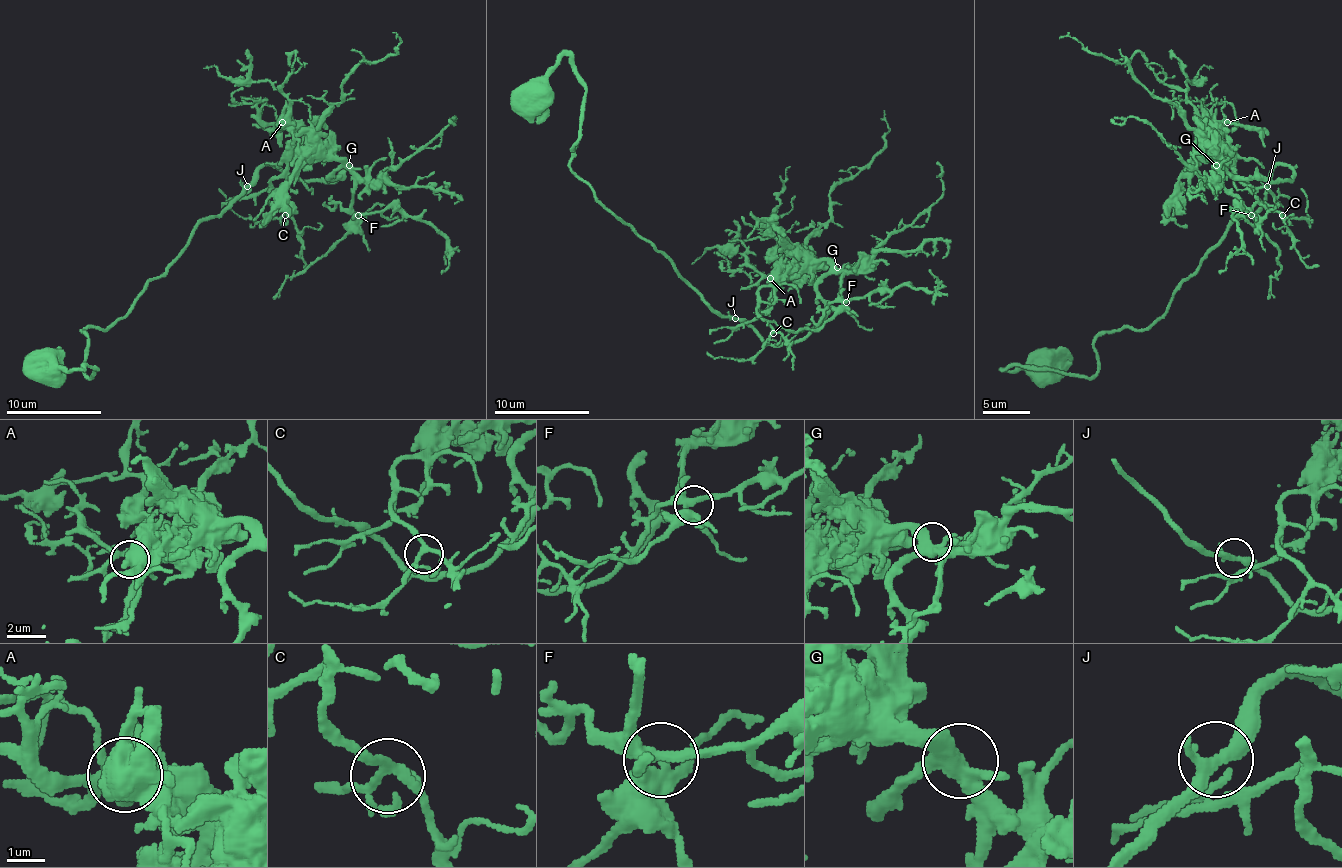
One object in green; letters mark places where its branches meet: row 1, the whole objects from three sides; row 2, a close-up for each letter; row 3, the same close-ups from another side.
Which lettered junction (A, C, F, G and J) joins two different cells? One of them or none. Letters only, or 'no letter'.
no letter

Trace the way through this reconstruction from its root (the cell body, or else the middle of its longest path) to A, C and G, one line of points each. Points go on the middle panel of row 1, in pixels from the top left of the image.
A: (530, 98), (566, 55), (585, 88), (571, 169), (718, 314), (799, 343), (825, 314), (830, 264), (770, 278)
C: (530, 98), (566, 55), (585, 88), (571, 169), (768, 343), (820, 321), (825, 259), (758, 290), (773, 333)
G: (530, 98), (566, 55), (585, 88), (571, 169), (768, 343), (820, 321), (818, 283), (837, 267)

